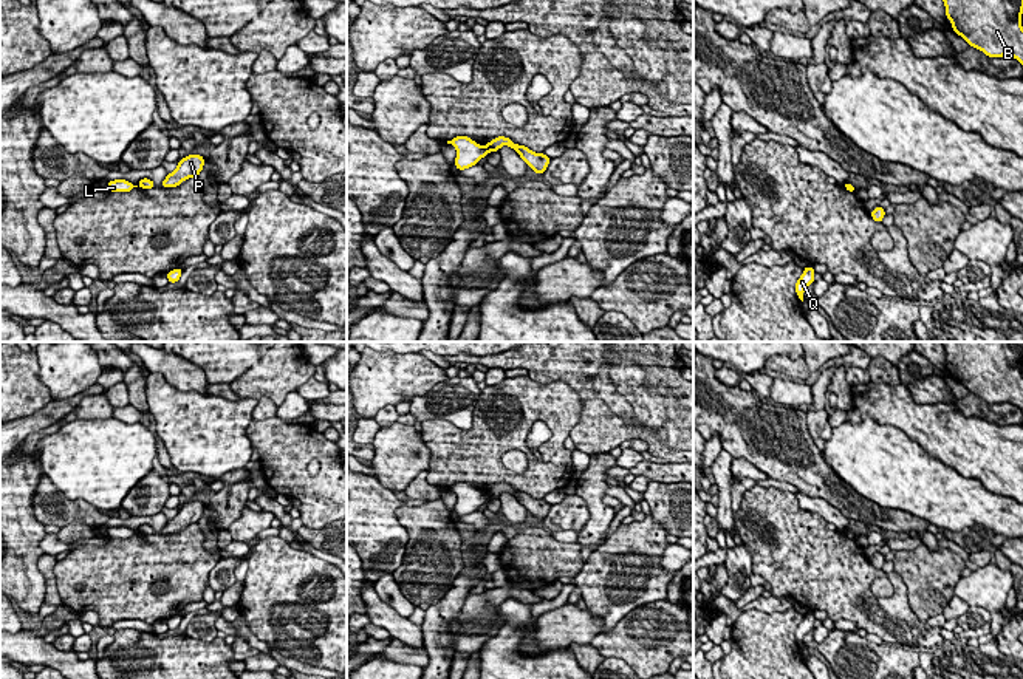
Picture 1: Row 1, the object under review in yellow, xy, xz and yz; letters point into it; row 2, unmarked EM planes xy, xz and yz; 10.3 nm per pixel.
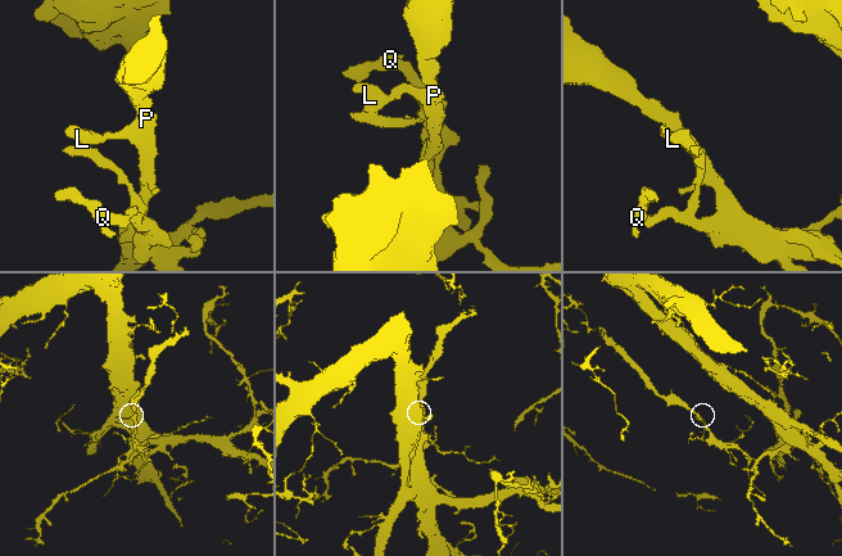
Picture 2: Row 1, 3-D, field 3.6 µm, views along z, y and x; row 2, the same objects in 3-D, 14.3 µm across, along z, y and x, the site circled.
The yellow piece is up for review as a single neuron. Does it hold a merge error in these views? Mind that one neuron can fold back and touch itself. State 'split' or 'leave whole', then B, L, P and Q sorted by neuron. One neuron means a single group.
split | B L Q / P

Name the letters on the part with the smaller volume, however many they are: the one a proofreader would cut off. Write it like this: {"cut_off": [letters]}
{"cut_off": ["P"]}

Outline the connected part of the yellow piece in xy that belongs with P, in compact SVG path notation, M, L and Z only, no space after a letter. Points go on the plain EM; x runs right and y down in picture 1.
M189 501L178 507L178 514L167 520L161 534L178 534L183 527L198 523L203 518L204 504L201 501Z

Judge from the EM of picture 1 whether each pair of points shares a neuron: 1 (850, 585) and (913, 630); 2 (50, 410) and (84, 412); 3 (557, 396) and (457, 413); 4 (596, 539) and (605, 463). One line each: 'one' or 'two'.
1: one
2: two
3: two
4: one

